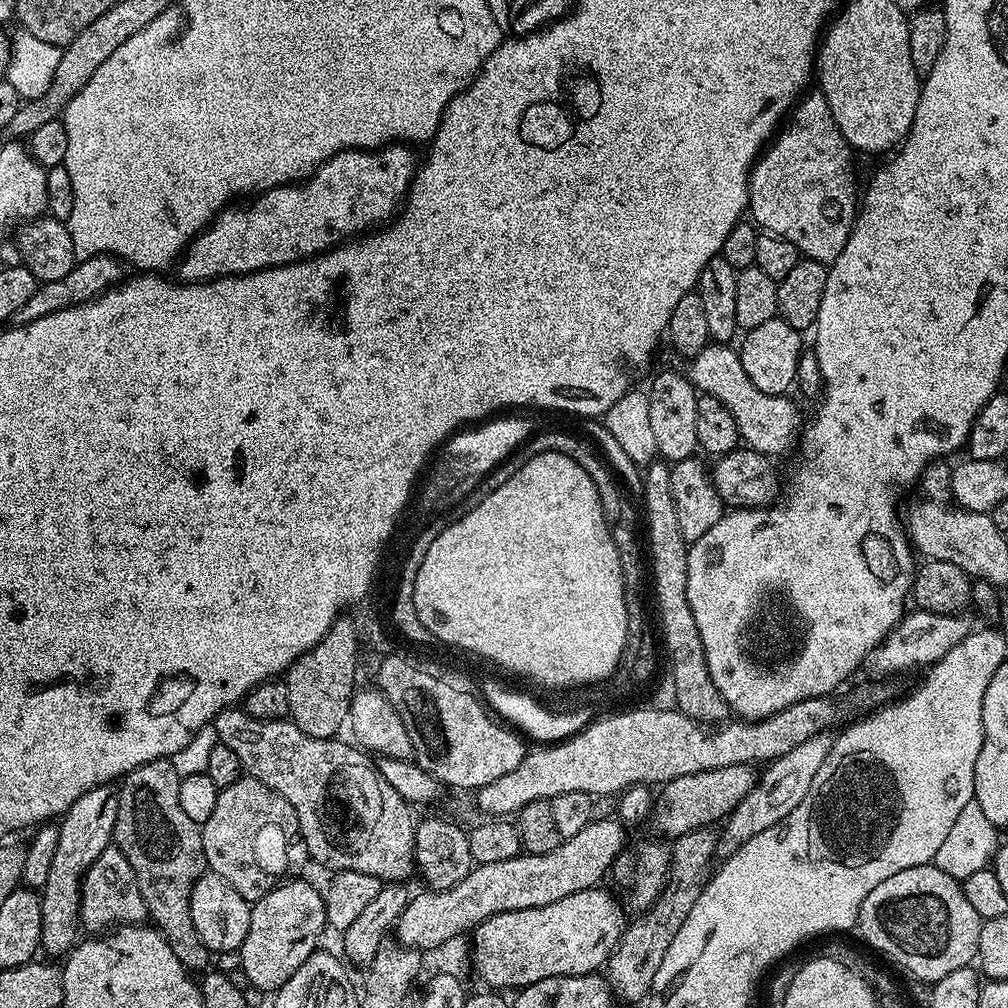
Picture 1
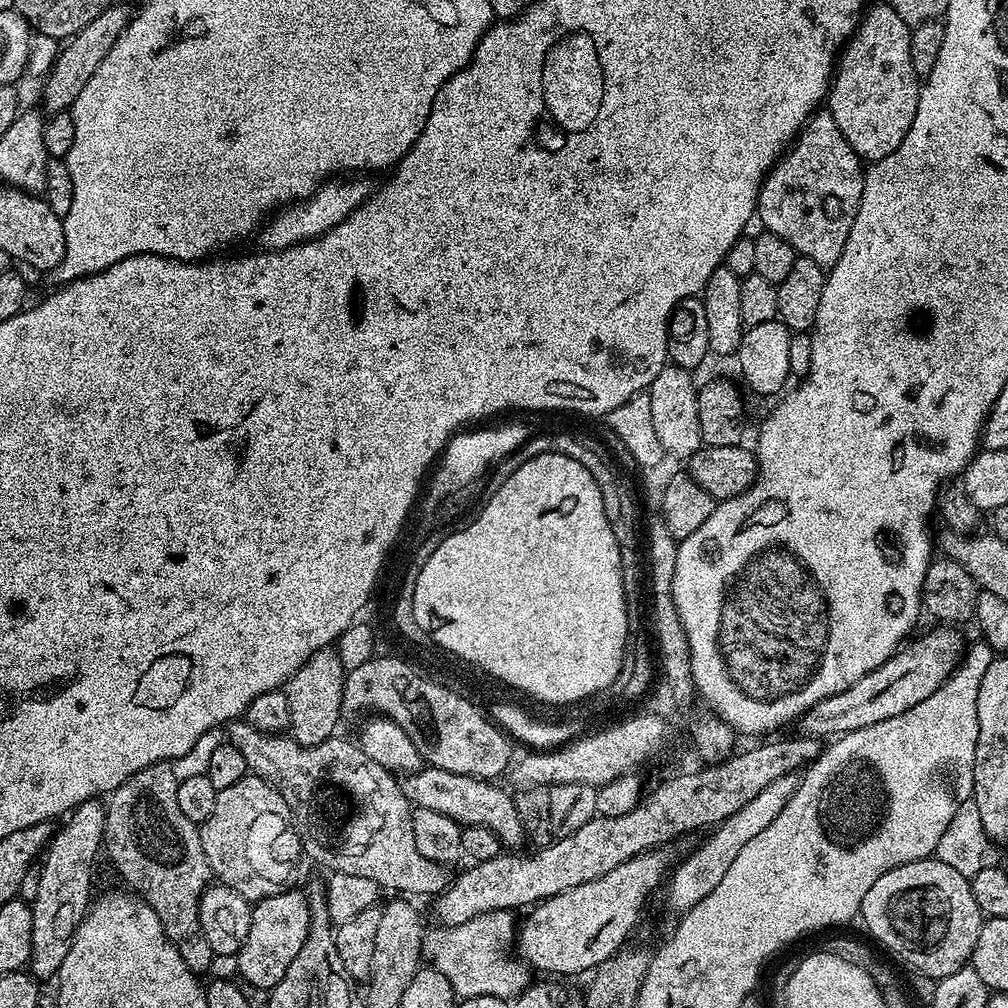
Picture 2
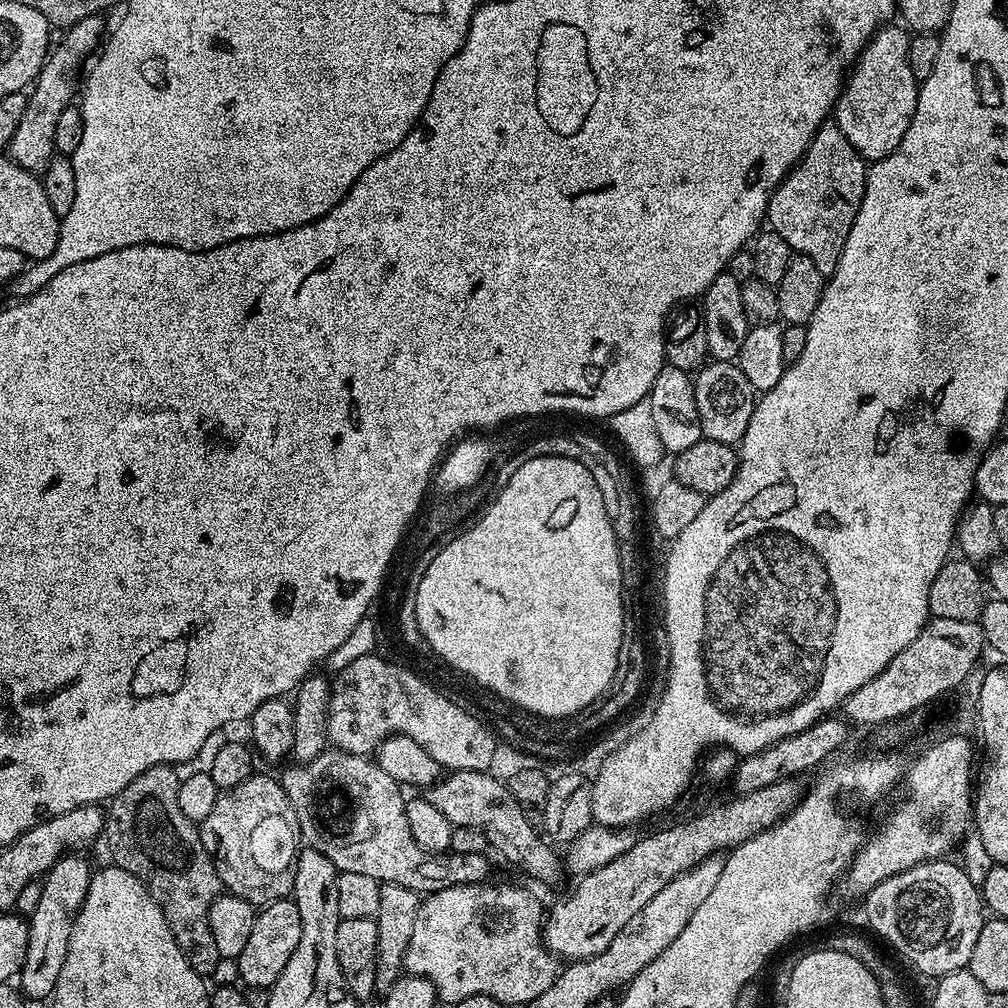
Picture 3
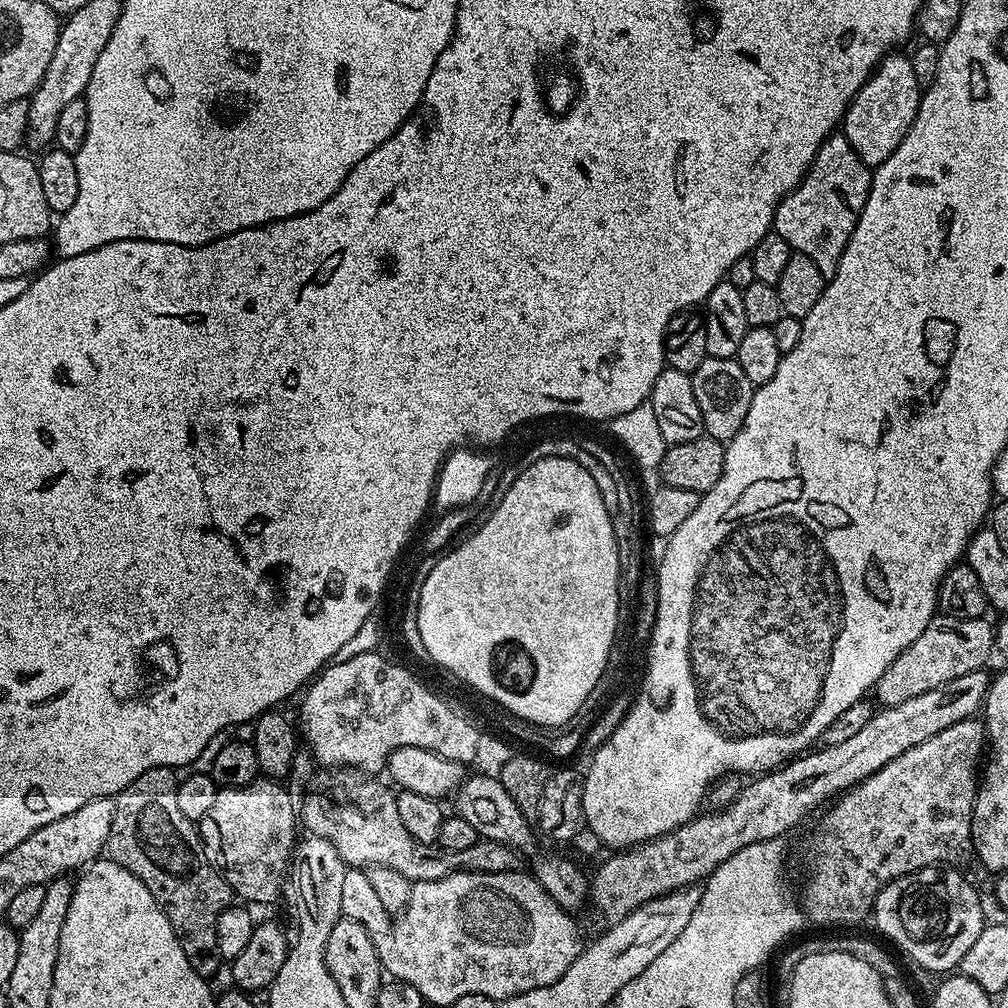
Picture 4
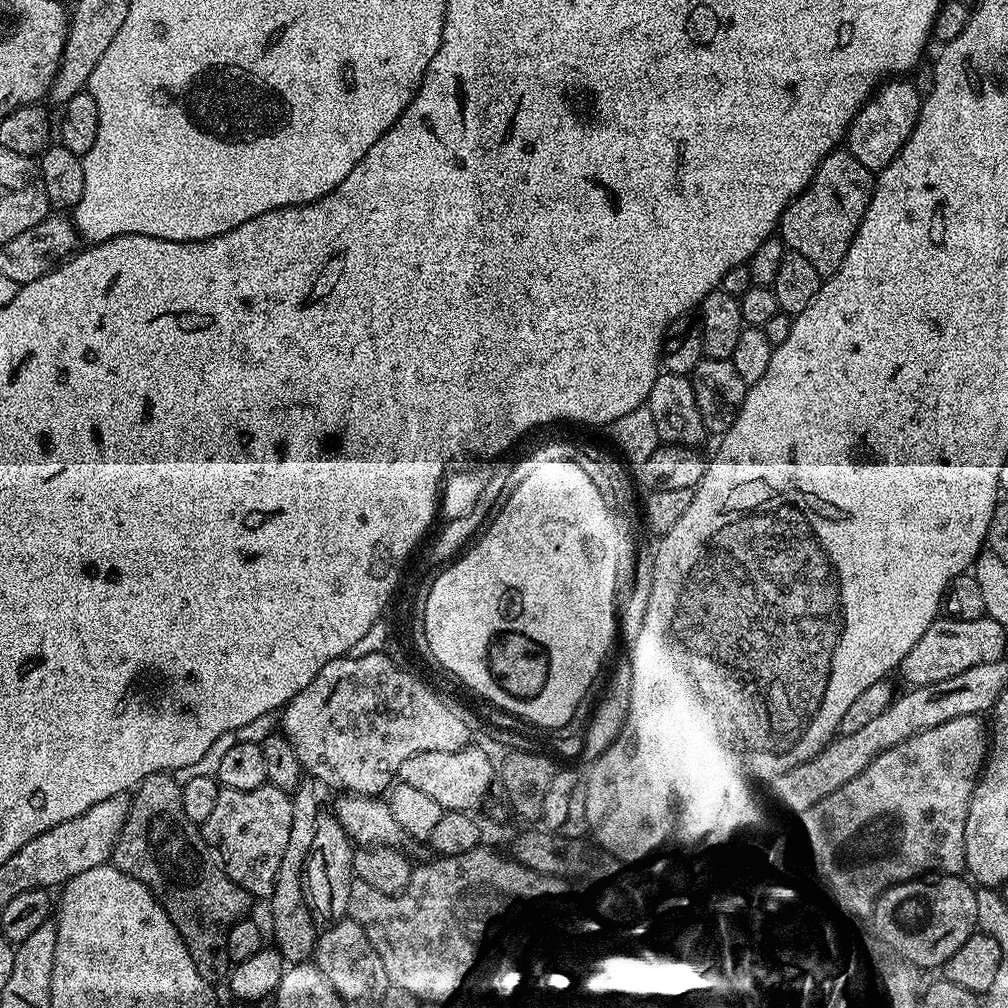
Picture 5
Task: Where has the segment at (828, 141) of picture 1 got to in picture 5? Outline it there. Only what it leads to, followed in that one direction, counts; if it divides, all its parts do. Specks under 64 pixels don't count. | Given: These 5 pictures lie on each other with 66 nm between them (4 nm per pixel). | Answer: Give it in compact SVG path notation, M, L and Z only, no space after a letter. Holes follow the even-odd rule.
M846 150L830 153L816 168L807 188L780 216L778 235L791 251L802 254L822 278L833 276L850 250L850 242L868 212L874 191L873 173Z

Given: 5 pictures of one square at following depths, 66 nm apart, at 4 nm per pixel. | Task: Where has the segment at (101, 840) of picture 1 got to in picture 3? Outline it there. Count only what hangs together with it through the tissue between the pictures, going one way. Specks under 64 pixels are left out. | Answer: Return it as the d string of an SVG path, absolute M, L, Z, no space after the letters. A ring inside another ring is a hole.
M83 855L61 856L40 880L42 895L32 915L27 917L26 962L22 962L22 970L18 977L18 987L29 1001L47 1001L56 988L58 974L62 974L62 962L66 962L66 950L70 946L72 921L80 913L86 890L92 881L93 869L88 868L87 862L80 856Z

